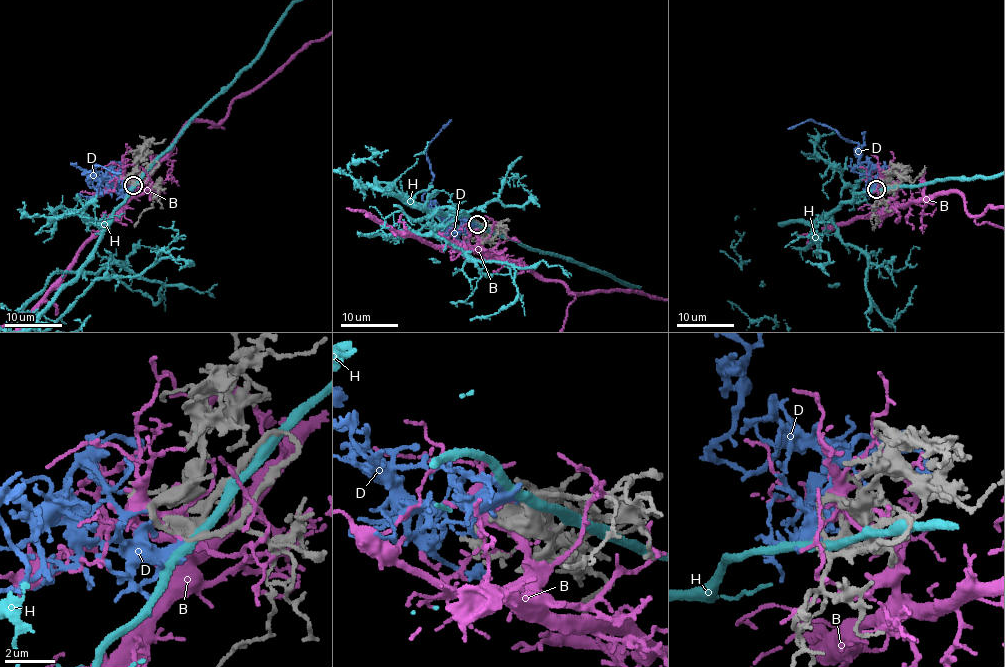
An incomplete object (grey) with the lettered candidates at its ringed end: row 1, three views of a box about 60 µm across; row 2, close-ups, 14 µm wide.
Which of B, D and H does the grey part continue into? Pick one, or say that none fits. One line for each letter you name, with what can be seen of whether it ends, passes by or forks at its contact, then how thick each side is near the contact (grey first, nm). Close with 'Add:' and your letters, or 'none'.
D: It passes by. Thickness 190 nm (grey) against 180 nm
Add: D

